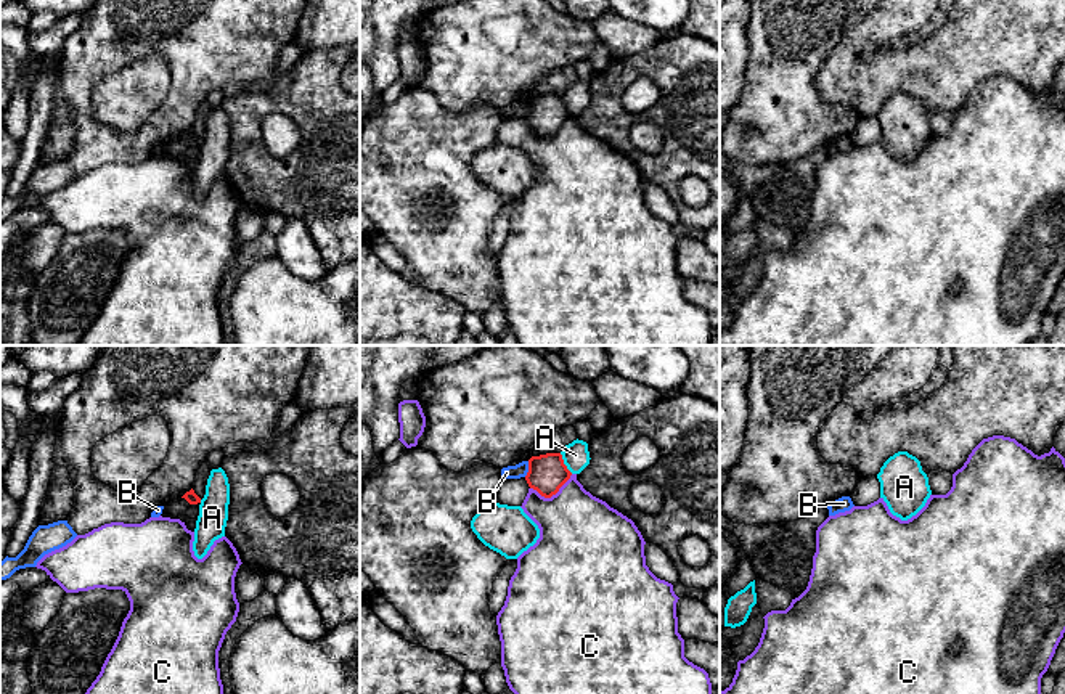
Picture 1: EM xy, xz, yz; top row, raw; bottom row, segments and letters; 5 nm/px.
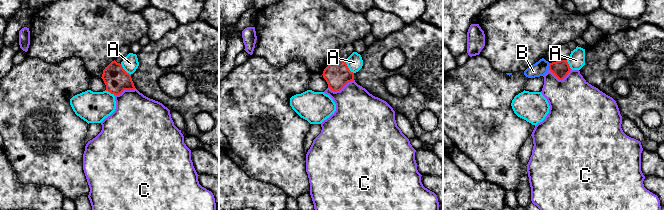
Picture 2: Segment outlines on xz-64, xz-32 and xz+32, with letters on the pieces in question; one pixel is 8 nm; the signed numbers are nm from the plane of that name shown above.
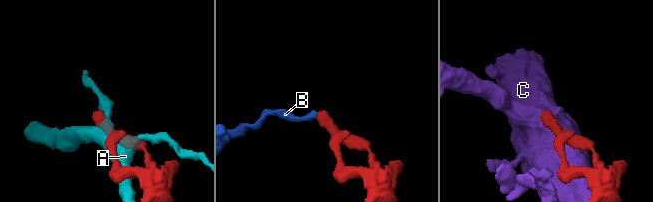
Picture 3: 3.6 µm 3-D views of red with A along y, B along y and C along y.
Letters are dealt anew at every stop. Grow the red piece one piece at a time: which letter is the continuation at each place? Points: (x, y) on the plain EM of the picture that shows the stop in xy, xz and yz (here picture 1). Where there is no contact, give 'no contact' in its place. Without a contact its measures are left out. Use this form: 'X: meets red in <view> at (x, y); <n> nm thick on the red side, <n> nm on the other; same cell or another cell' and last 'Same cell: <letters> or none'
A: meets red in xz at (563, 103); 190 nm thick on the red side, 140 nm on the other; another cell
B: meets red in xz at (529, 110); 190 nm thick on the red side, 70 nm on the other; another cell
C: meets red in xz at (551, 135); 190 nm thick on the red side, 420 nm on the other; another cell
Same cell: none

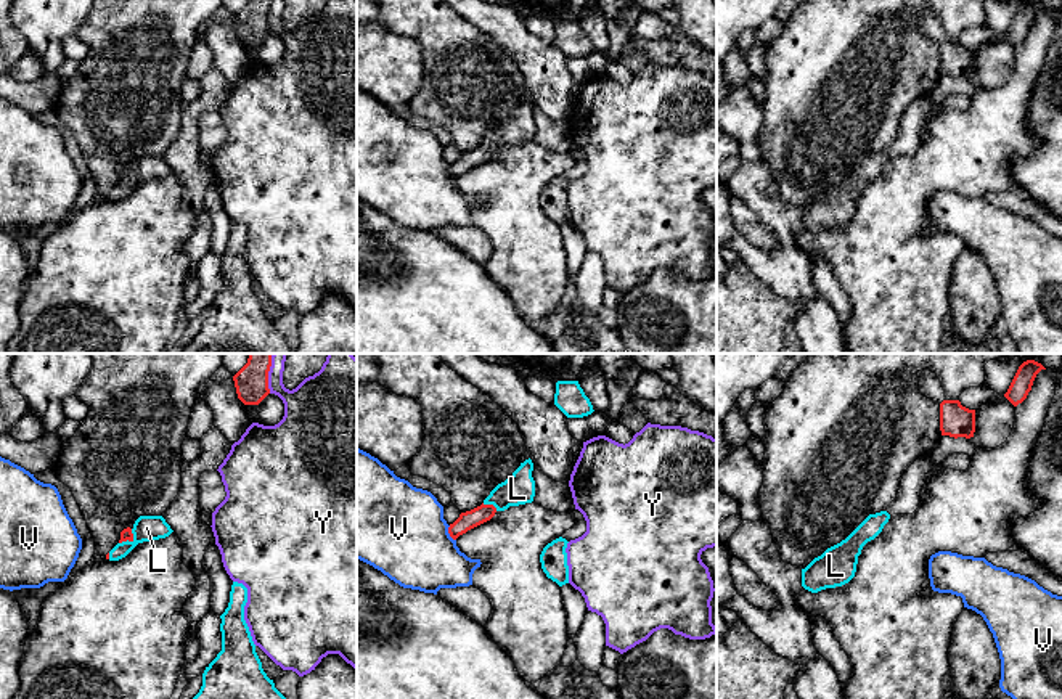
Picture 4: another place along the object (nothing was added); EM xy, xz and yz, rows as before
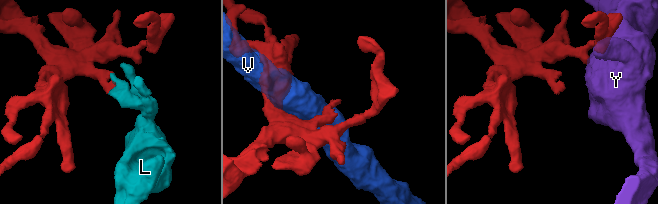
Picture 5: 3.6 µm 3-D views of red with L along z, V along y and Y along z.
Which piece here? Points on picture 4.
L: meets red in xy at (130, 180); 60 nm thick on the red side, 130 nm on the other; same cell
V: meets red in xz at (449, 172); 90 nm thick on the red side, 460 nm on the other; another cell
Y: meets red in xy at (267, 16); 170 nm thick on the red side, 220 nm on the other; another cell
Same cell: L

